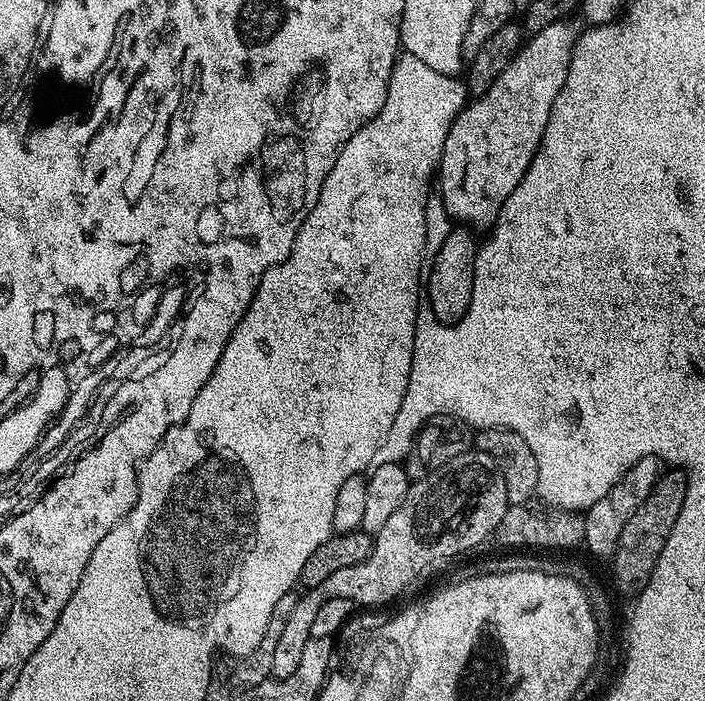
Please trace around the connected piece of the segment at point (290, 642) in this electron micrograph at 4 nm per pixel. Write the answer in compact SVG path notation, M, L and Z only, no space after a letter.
M479 450L458 454L458 458L446 462L442 470L434 470L434 474L415 481L409 487L402 506L390 514L382 530L374 533L366 562L337 570L326 578L326 582L307 589L303 593L305 596L297 599L278 643L274 645L272 676L285 680L298 670L298 662L302 662L302 646L306 646L312 637L314 614L318 614L318 606L322 606L322 602L349 596L353 600L379 601L385 606L389 597L401 589L401 585L426 568L428 560L435 563L441 557L459 552L480 540L500 518L507 498L506 478L502 478L502 470L498 470L490 454Z

